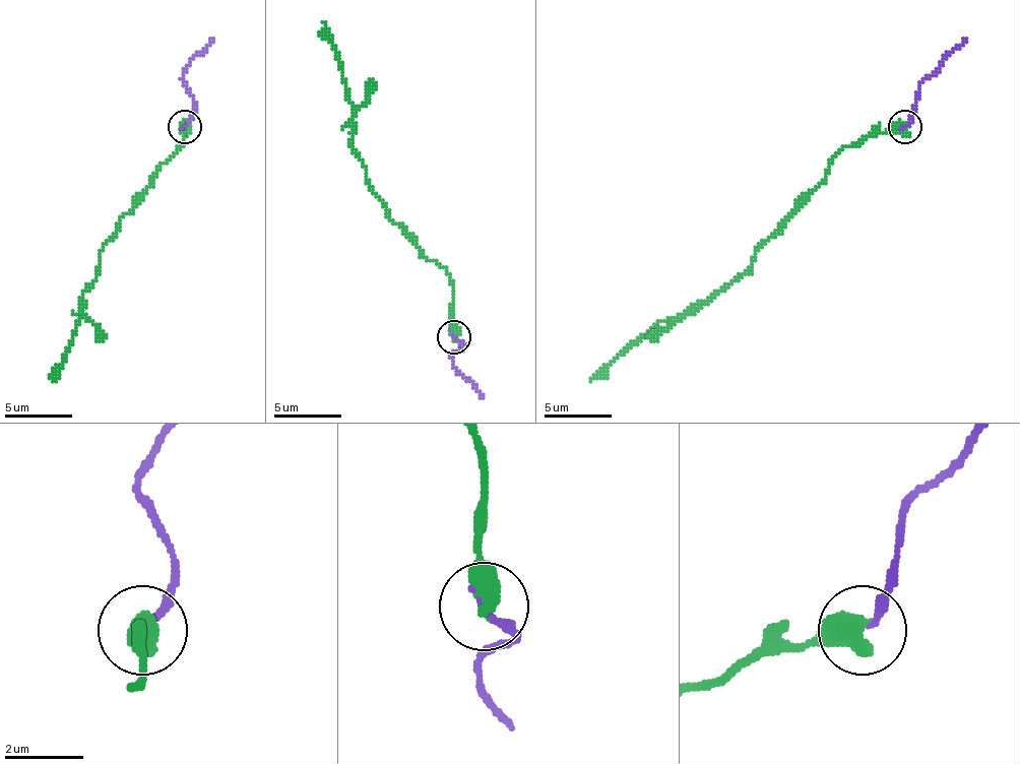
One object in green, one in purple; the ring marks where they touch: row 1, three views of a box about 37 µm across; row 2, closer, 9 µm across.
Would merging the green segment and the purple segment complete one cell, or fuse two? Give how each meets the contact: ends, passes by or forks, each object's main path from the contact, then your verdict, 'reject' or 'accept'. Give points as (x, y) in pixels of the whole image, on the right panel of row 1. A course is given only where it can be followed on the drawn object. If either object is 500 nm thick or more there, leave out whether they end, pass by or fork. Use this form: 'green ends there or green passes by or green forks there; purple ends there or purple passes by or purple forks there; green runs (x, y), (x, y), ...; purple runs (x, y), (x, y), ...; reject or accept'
green runs (906, 126), (889, 126), (842, 146), (822, 183), (785, 219), (755, 260), (717, 291), (631, 340), (590, 381); purple runs (906, 126), (916, 113), (916, 96), (922, 82), (966, 39); accept

